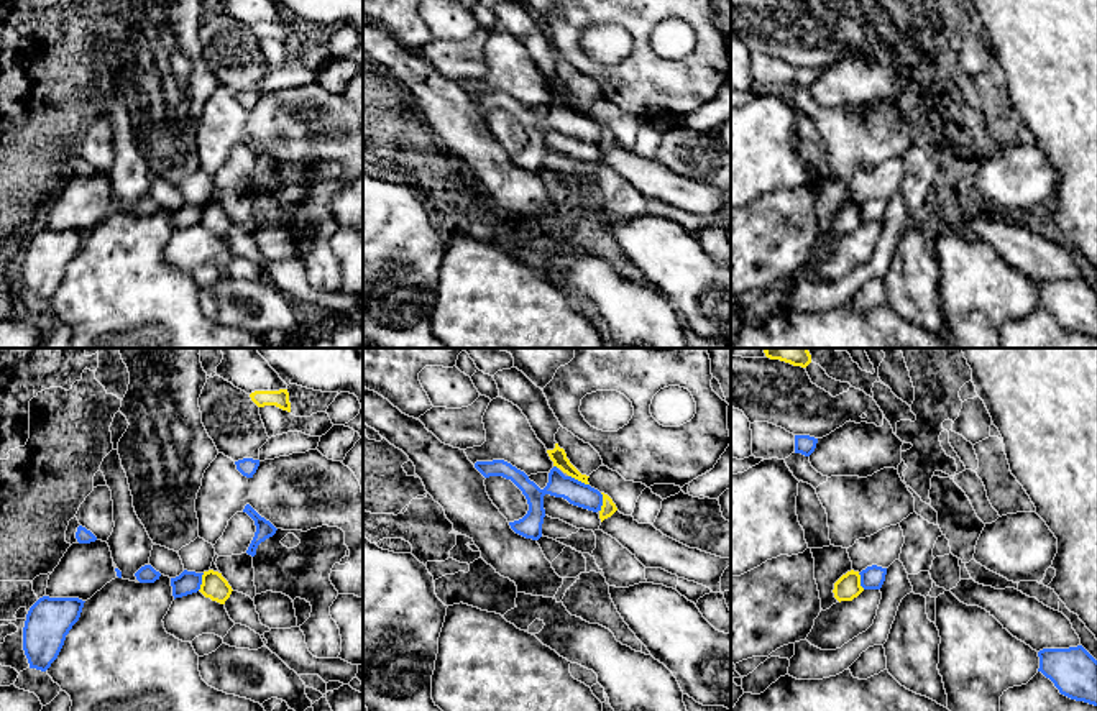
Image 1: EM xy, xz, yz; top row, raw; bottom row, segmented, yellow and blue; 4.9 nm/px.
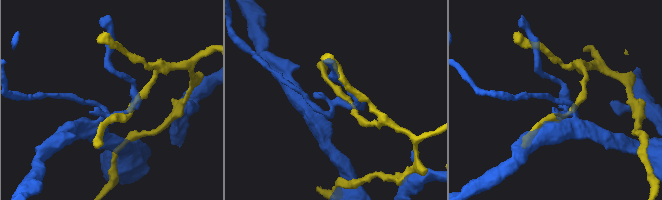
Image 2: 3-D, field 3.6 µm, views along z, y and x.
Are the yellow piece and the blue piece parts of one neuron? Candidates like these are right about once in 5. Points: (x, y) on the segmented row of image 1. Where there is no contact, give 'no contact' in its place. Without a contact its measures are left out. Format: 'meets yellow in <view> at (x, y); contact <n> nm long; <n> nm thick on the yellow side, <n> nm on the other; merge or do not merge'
meets yellow in xz at (578, 480); contact 120 nm long; 80 nm thick on the yellow side, 120 nm on the other; do not merge

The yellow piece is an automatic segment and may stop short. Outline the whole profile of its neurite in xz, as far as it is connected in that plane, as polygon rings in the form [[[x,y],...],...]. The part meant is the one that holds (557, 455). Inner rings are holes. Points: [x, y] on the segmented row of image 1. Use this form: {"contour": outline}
{"contour": [[[555,443],[555,448],[553,450],[547,450],[550,460],[553,461],[553,466],[560,468],[563,473],[567,473],[568,476],[585,483],[585,484],[590,484],[588,483],[588,478],[586,475],[581,475],[571,463],[570,460],[567,458],[567,453],[563,448],[558,447],[558,443]]]}

